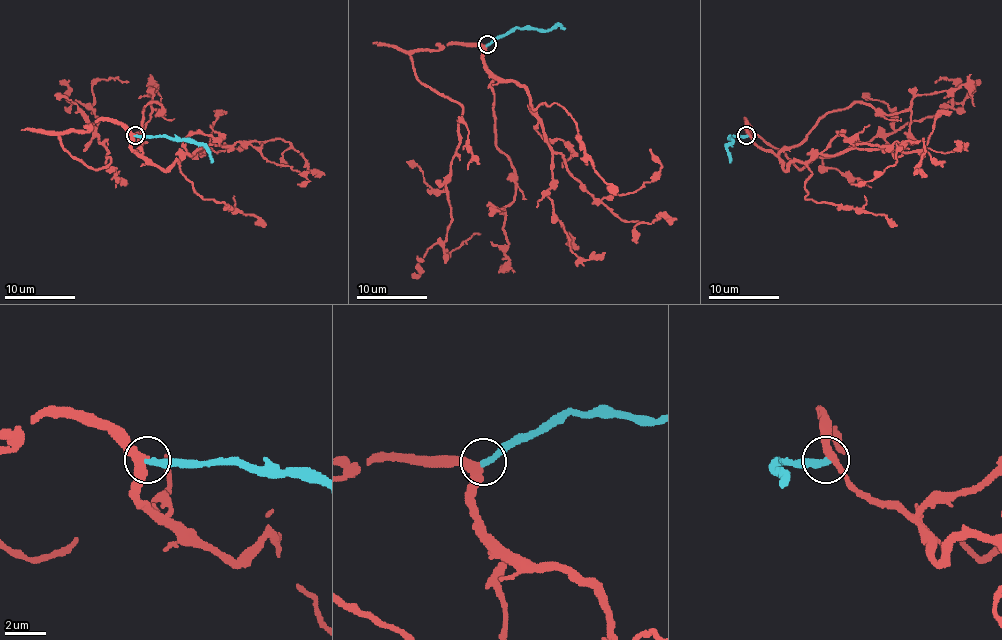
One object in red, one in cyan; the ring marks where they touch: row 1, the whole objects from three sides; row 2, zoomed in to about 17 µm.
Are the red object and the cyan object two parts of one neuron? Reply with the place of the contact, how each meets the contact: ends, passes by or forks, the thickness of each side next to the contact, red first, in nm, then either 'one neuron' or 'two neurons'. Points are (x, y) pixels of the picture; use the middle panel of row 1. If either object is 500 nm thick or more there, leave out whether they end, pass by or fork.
place (487, 44); red passes by; cyan ends; calibres 320 and 300 nm; one neuron

